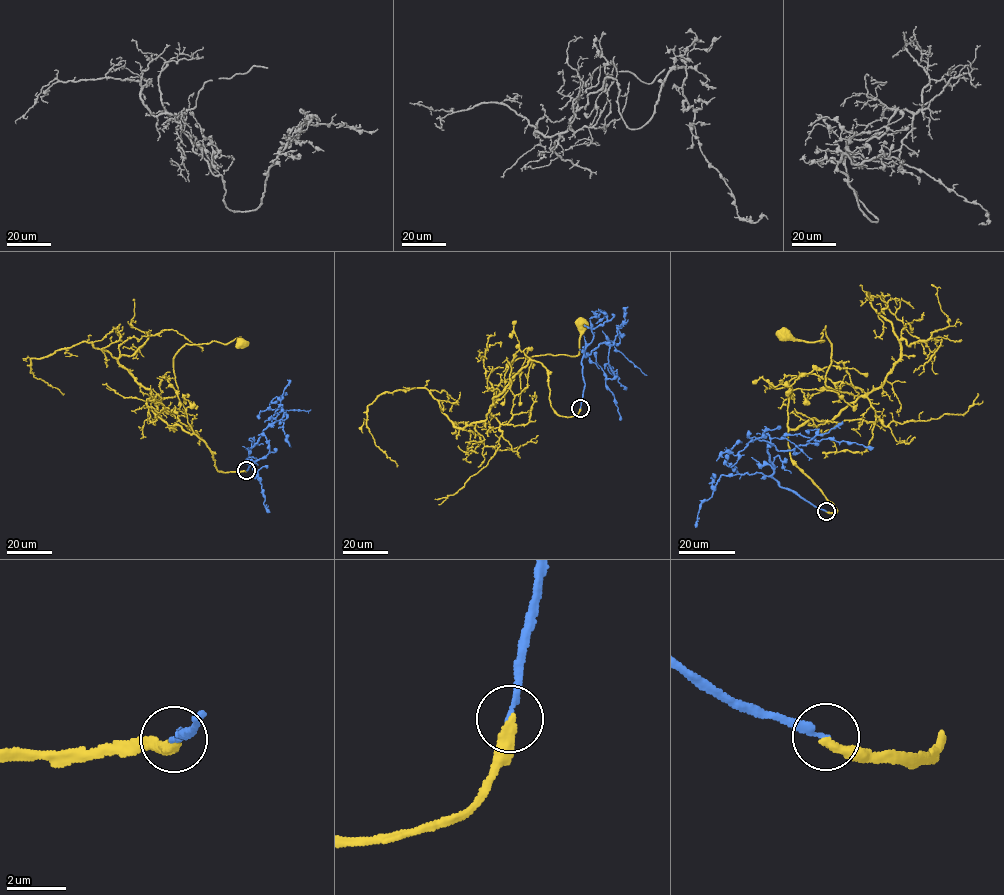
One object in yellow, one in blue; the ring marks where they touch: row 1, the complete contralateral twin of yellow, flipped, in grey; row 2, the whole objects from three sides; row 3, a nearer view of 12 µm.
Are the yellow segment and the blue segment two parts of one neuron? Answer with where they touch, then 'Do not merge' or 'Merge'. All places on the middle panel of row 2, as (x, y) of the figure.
Place: (580, 408). Do not merge

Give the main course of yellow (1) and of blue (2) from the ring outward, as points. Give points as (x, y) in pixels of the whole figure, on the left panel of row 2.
1: (246, 470), (217, 470), (207, 444), (160, 418), (155, 402), (178, 394), (173, 358), (186, 344), (240, 343)
2: (246, 470), (250, 449), (261, 432), (272, 426), (278, 408), (272, 409), (270, 403), (286, 393)

